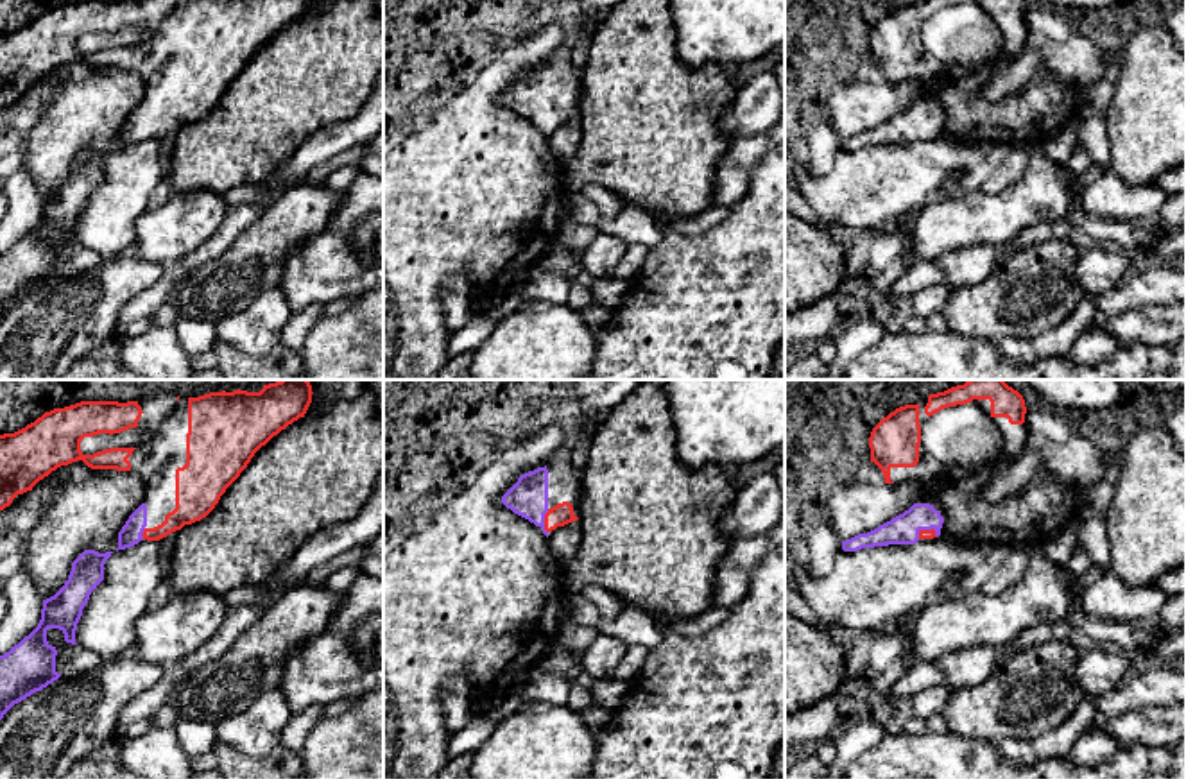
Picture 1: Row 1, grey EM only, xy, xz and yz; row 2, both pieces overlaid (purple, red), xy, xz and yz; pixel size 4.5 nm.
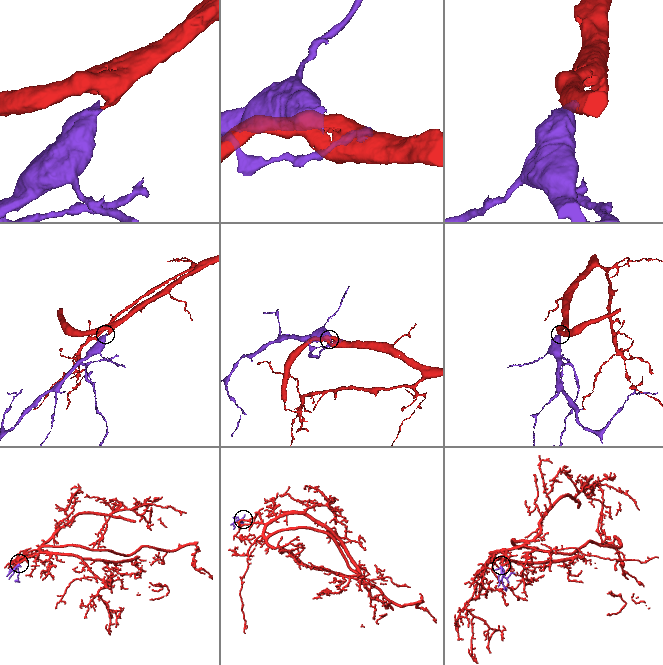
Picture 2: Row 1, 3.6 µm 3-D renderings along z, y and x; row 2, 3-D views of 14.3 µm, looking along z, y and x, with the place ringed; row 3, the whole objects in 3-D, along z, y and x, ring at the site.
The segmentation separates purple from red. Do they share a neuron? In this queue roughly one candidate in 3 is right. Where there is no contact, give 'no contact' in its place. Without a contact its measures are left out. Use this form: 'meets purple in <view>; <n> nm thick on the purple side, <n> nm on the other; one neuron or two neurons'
meets purple in xz; 180 nm thick on the purple side, 100 nm on the other; one neuron

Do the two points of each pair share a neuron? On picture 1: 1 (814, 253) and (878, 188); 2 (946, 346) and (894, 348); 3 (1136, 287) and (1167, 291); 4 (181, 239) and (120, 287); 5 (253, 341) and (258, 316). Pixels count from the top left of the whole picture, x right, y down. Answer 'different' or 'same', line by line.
1: different
2: same
3: same
4: different
5: same

